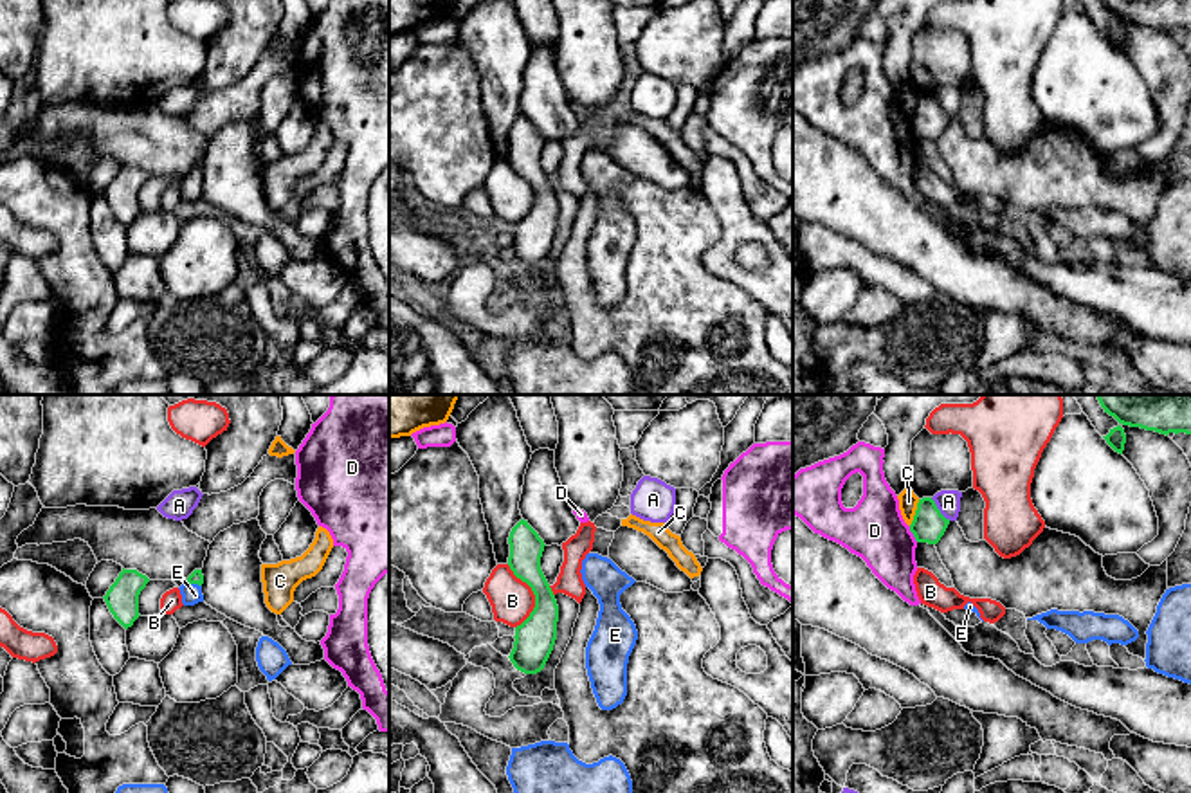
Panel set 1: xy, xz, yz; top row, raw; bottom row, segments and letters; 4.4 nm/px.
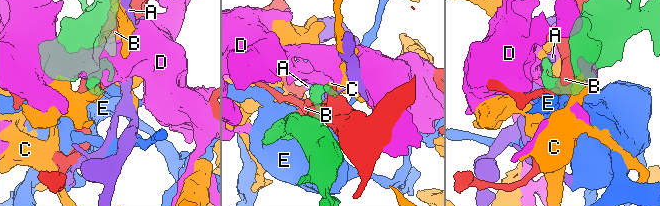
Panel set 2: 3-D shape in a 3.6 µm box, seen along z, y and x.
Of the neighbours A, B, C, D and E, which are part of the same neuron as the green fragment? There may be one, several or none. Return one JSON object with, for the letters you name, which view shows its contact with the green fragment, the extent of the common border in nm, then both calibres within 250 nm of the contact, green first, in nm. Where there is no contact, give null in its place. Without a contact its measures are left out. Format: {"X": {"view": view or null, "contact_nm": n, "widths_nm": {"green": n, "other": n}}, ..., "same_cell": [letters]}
{"E": {"view": "xy", "contact_nm": 70, "widths_nm": {"green": 60, "other": 100}}, "same_cell": ["E"]}

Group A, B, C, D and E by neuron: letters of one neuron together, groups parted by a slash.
A / B / C / D / E

